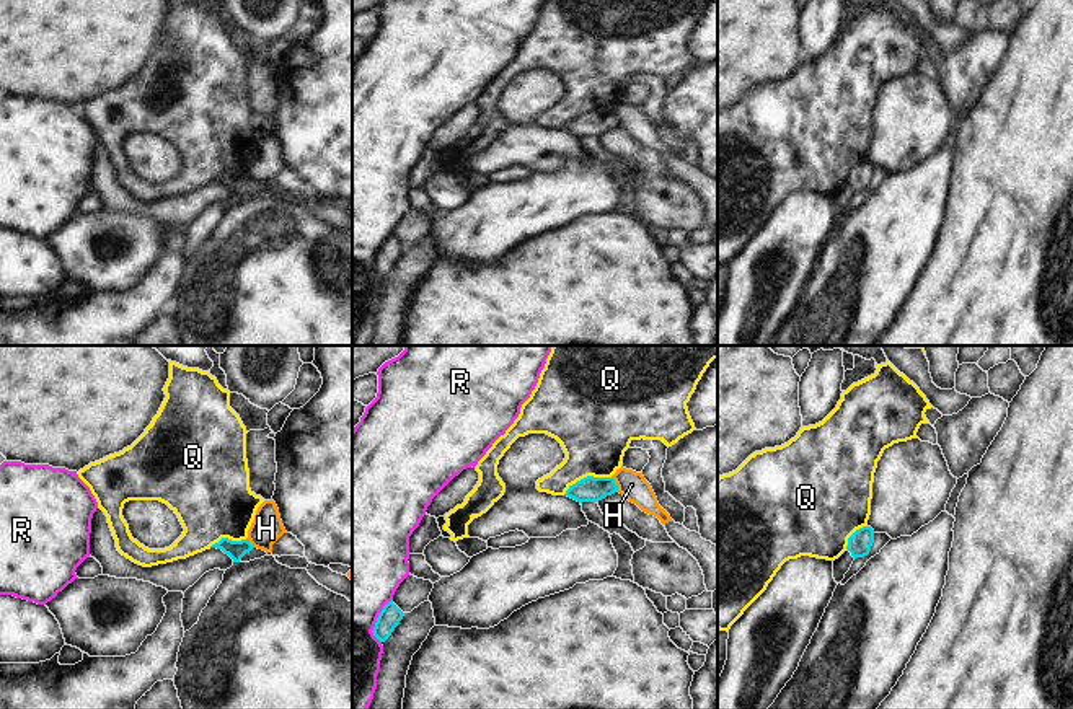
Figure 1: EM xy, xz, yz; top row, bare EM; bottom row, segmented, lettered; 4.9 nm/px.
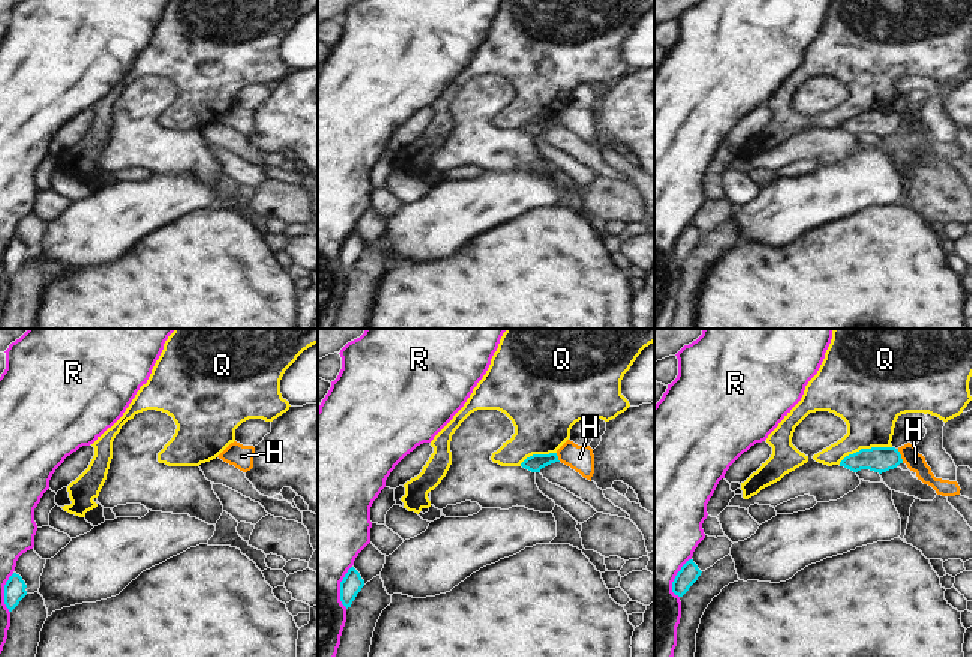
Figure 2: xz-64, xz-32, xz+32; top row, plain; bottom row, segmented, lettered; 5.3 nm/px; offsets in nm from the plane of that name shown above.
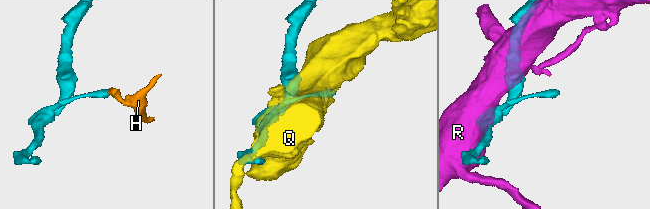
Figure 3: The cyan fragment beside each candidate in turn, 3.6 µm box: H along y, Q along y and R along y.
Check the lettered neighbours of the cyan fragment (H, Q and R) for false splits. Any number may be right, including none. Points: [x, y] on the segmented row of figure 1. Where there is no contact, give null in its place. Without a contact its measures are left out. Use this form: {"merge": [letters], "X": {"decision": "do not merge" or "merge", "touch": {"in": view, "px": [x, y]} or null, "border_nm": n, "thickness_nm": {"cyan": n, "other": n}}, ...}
{"merge": [], "H": {"decision": "do not merge", "touch": {"in": "xz", "px": [615, 484]}, "border_nm": 90, "thickness_nm": {"cyan": 130, "other": 140}}, "Q": {"decision": "do not merge", "touch": {"in": "xz", "px": [587, 476]}, "border_nm": 260, "thickness_nm": {"cyan": 130, "other": 380}}, "R": {"decision": "do not merge", "touch": {"in": "xz", "px": [377, 621]}, "border_nm": 240, "thickness_nm": {"cyan": 110, "other": 420}}}

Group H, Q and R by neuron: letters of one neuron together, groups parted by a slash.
H / Q / R

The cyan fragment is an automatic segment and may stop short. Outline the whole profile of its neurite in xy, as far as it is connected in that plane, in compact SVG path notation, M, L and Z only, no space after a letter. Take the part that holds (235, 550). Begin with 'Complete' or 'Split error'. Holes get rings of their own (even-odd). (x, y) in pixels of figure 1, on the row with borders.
Complete. M222 538L219 543L212 544L210 548L222 549L225 554L228 554L233 562L240 562L241 557L249 553L254 546L249 543L249 539L241 541L232 541L228 538Z

